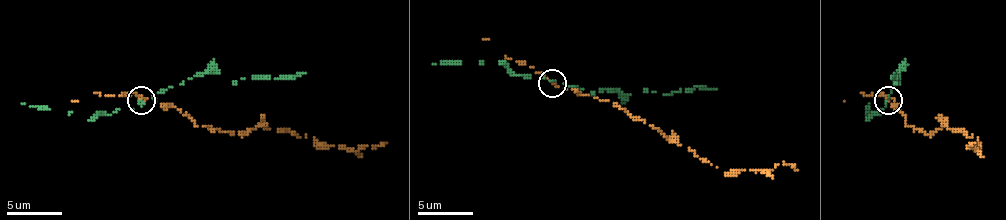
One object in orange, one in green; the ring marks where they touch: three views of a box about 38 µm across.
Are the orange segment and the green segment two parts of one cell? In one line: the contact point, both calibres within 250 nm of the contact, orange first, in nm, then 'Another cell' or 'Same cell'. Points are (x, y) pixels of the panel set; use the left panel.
Place: (141, 100). Thickness 320 nm (orange) against 180 nm. Another cell

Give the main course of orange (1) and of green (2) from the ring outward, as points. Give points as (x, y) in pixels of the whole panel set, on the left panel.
1: (141, 101), (153, 98), (169, 104), (197, 126), (247, 134), (267, 126), (356, 151), (386, 143)
2: (141, 101), (205, 73), (219, 73), (236, 81), (306, 73)

